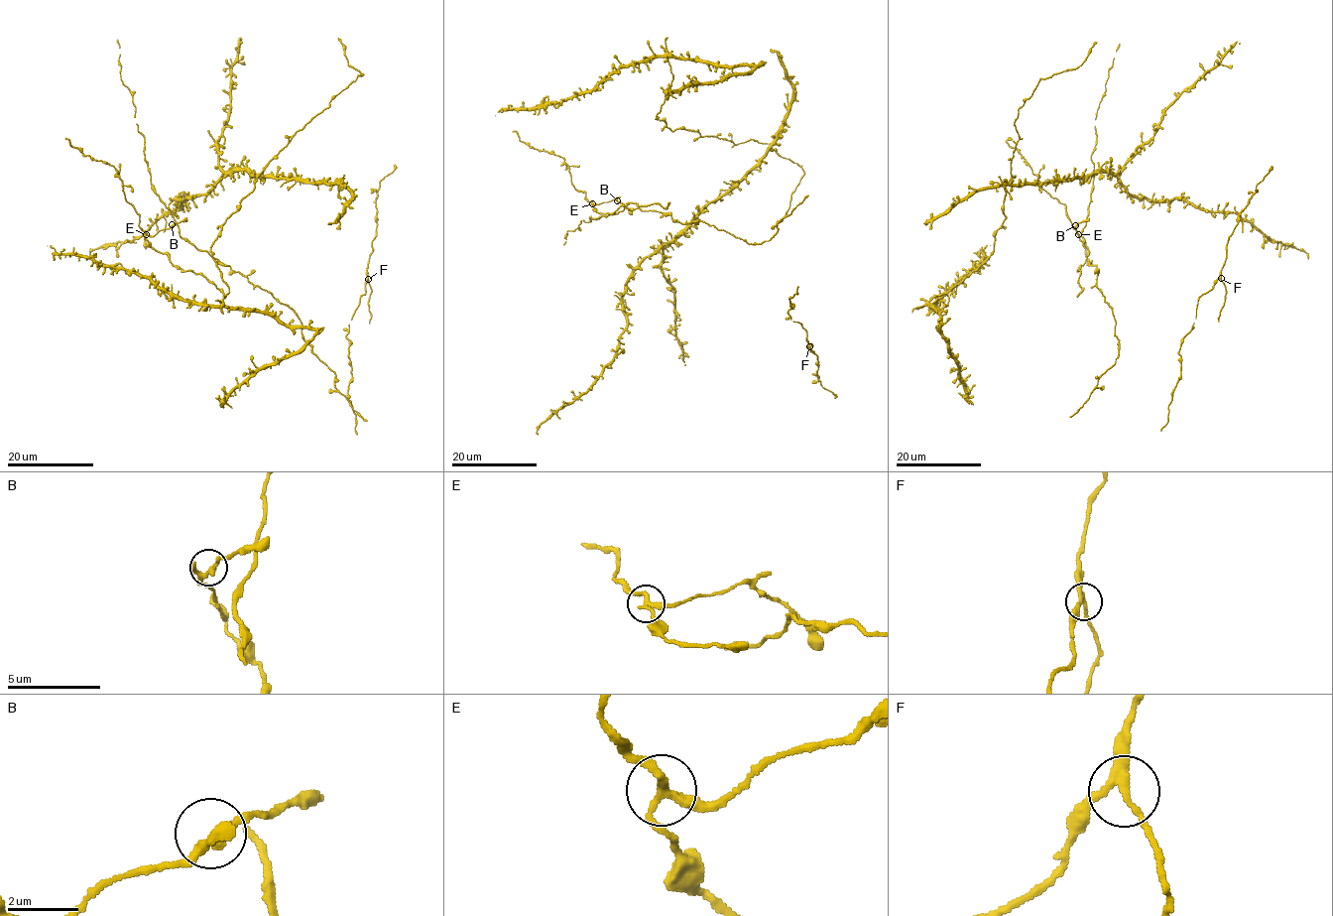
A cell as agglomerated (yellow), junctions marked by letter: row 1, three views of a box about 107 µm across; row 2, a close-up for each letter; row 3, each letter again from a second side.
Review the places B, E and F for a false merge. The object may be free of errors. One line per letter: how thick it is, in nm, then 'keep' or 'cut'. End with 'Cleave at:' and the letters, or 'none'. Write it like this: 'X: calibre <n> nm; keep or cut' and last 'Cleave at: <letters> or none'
B: calibre 240 nm; keep
E: calibre 220 nm; keep
F: calibre 200 nm; cut
Cleave at: F

